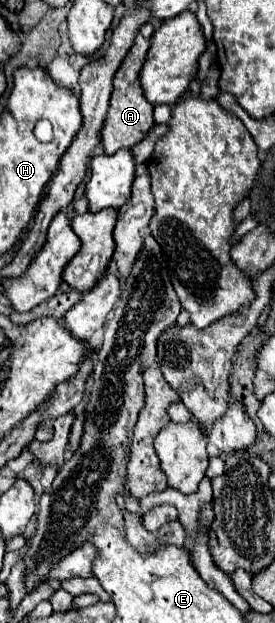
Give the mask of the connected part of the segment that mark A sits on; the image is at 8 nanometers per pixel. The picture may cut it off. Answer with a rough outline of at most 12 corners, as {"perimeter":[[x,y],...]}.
{"perimeter":[[143,24],[115,72],[101,130],[107,154],[131,148],[153,126],[139,70],[153,34]]}

